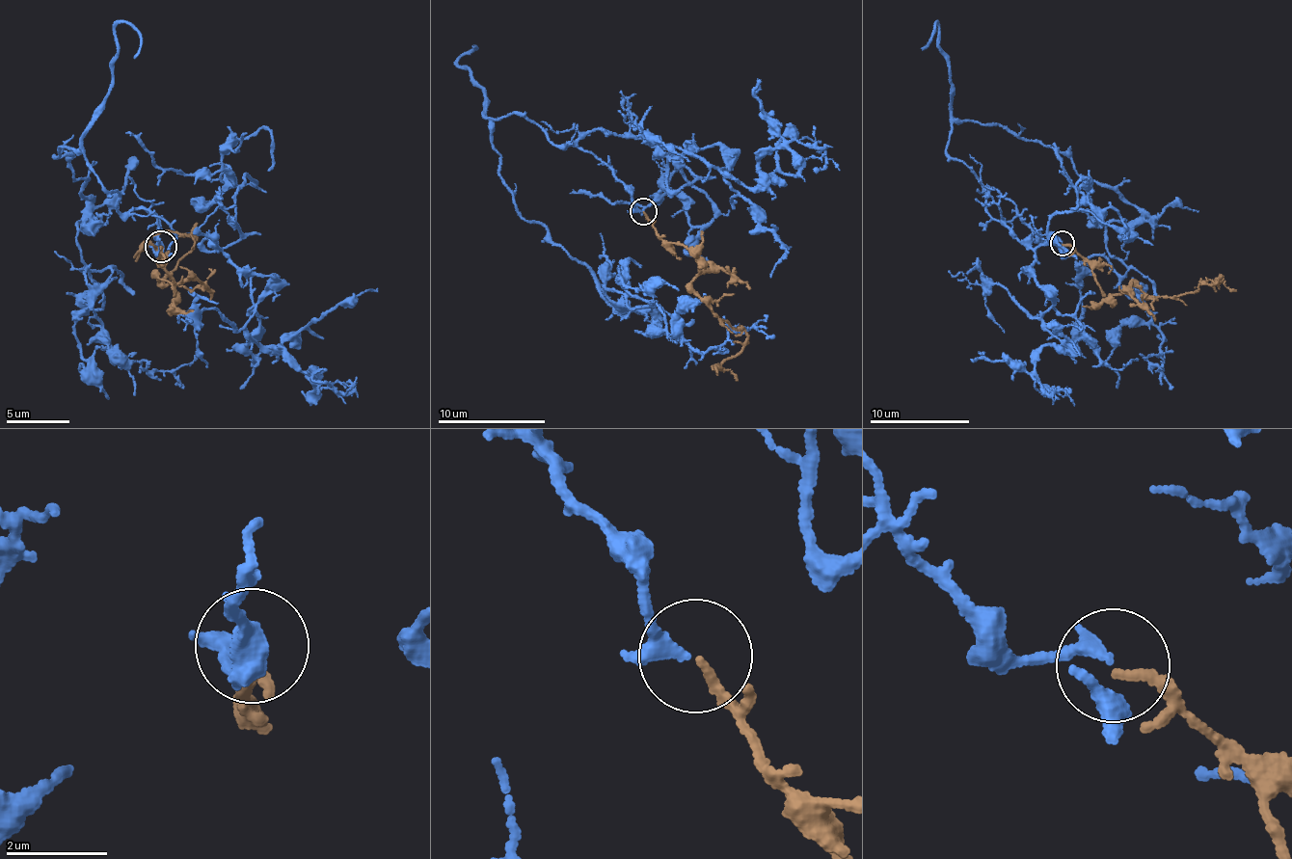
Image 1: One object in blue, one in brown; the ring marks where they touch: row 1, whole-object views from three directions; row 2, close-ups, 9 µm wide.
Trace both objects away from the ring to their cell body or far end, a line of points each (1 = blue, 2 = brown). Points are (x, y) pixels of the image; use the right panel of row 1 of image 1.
1: (1061, 242), (947, 153), (955, 122), (1059, 151), (1141, 211), (1107, 224), (1106, 252), (1163, 362)
2: (1062, 245), (1090, 264), (1105, 293), (1135, 284), (1172, 296), (1218, 276), (1215, 291)

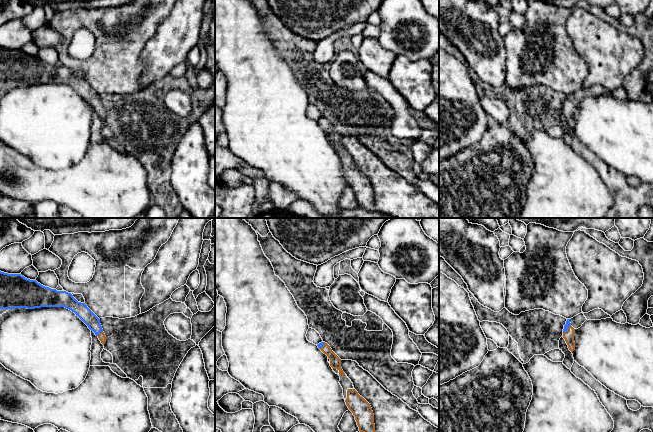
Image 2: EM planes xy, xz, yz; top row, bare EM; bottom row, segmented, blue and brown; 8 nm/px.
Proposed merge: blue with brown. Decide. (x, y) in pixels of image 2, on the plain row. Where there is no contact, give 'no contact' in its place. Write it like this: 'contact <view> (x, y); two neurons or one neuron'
contact xy (99, 108); one neuron

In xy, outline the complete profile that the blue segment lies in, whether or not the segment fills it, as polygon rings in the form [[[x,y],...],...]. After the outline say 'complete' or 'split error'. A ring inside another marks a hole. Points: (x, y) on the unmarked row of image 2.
[[[0,47],[0,85],[41,83],[65,83],[71,86],[95,109],[101,119],[105,120],[106,112],[100,95],[85,79],[78,78],[71,69],[45,63],[21,50]]] | split error

